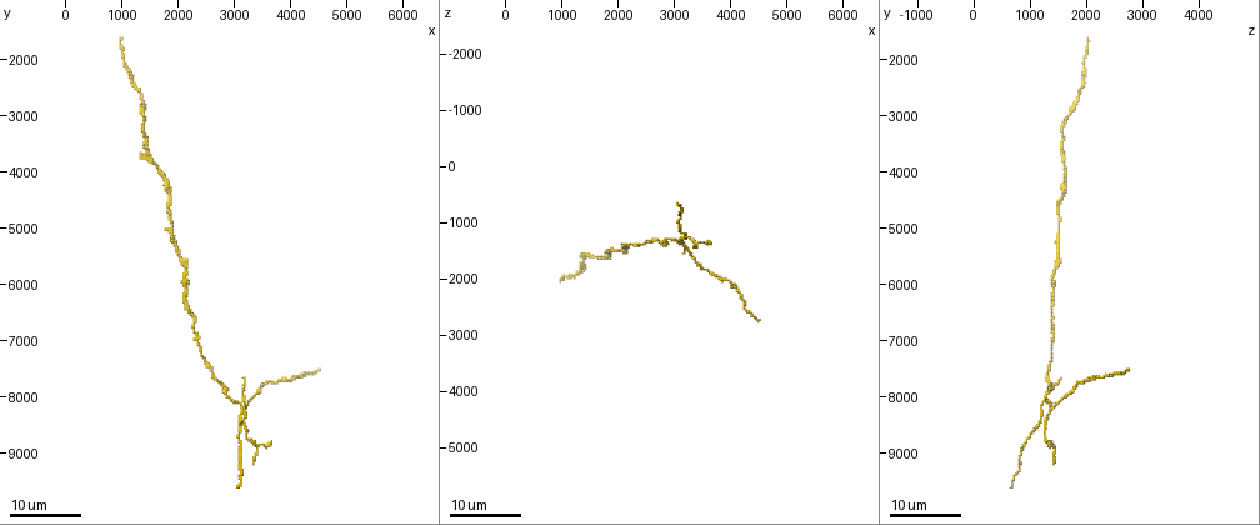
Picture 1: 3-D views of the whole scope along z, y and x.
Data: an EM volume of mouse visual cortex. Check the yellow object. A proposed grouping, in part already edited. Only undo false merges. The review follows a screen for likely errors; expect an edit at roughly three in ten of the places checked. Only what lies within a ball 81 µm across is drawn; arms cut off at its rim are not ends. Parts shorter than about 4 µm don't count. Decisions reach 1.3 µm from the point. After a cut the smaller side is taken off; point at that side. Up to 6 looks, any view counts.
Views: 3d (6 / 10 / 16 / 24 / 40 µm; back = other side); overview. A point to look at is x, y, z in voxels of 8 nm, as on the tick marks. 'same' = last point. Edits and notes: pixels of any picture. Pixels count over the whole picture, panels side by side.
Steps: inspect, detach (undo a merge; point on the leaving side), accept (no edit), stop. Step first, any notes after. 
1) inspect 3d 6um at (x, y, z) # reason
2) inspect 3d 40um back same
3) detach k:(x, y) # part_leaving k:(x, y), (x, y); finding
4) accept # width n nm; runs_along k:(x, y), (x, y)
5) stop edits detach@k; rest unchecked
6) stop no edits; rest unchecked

inspect 3d 24um at (3100, 8400, 1250) # four-way junction

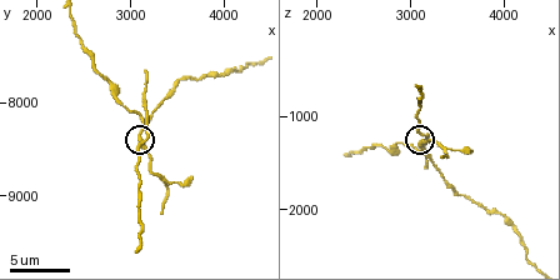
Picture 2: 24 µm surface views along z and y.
inspect 3d 10um same

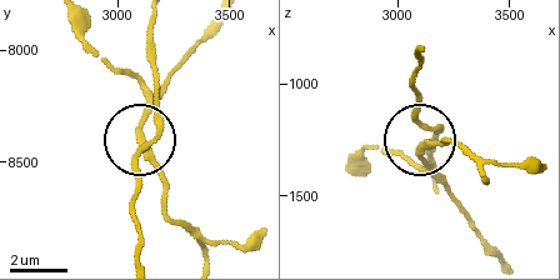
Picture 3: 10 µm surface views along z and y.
accept # runs_along 3:(348, 163), (379, 149), (429, 163), (421, 141), (455, 141); continuous, no second neuron

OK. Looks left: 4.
inspect 3d 24um at (2200, 5950, 1400)

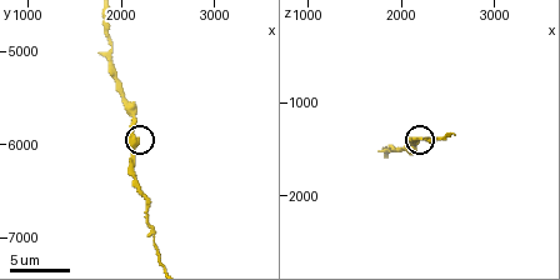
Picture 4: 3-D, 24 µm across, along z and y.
inspect 3d 6um same

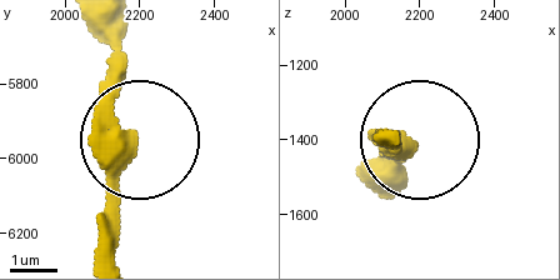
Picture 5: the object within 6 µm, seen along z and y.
accept # runs_along 5:(113, 146), (125, 134), (109, 99), (109, 26); all the same neuron

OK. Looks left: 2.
inspect 3d 10um at (2700, 7700, 1350) # sudden change in width

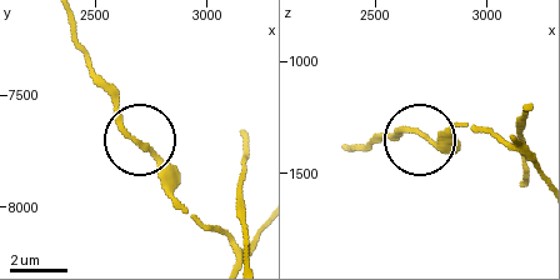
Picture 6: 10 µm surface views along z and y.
inspect 3d 10um back at (2730, 7730, 1340)

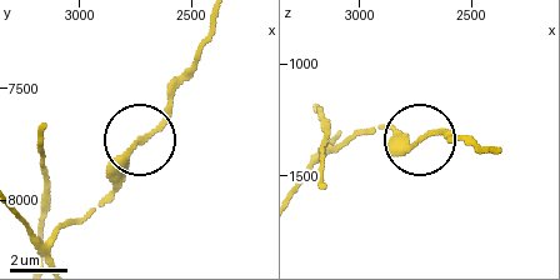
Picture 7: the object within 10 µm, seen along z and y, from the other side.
accept # runs_along 7:(214, 24), (119, 183), (85, 215); continuous, no second neuron

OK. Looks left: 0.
stop no edits; rest unchecked

